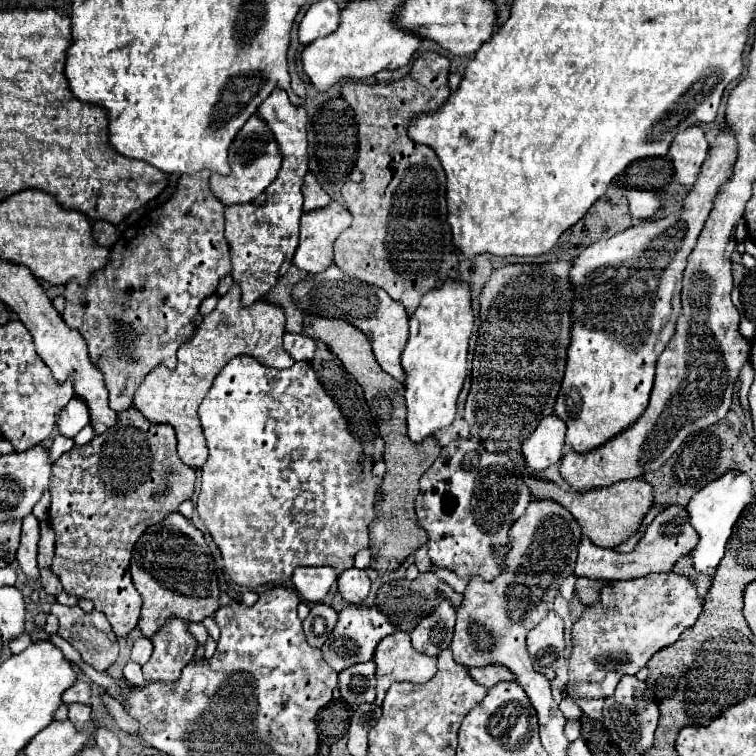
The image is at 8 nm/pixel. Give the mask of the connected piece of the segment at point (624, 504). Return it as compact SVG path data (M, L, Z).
M519 453L517 459L515 459L515 465L519 467L521 475L523 475L523 481L525 485L529 487L529 493L533 499L553 499L557 501L559 505L563 505L573 517L575 521L579 523L581 527L581 533L585 537L589 537L595 545L599 547L617 547L619 543L623 543L641 523L641 519L645 517L647 509L651 507L653 503L653 491L651 491L651 485L641 481L641 479L631 479L631 481L621 481L621 483L615 483L615 485L609 485L609 487L597 487L597 489L587 489L587 491L565 491L561 489L557 483L553 481L545 481L545 479L539 479L535 475L531 475L527 471L527 465L525 465L525 459L523 455Z

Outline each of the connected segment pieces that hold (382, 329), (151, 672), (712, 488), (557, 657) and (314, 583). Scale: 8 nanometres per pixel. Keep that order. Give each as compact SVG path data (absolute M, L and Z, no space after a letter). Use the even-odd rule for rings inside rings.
M331 265L327 271L309 277L307 281L295 285L293 297L301 303L303 311L317 313L323 317L337 317L345 319L351 325L357 325L371 341L373 353L377 363L399 383L407 379L401 367L401 351L409 339L409 325L407 325L407 311L399 301L393 301L383 289L371 287L355 277L345 275L337 265Z
M171 617L153 637L153 655L143 665L147 681L177 681L181 669L193 659L197 641L189 635L185 621Z
M733 471L733 473L725 473L723 477L715 479L713 483L705 485L691 497L691 501L687 505L687 515L689 515L691 527L699 535L699 541L697 541L695 549L689 553L689 557L691 557L693 569L697 573L715 573L715 569L725 553L725 545L727 545L727 539L731 535L735 521L739 519L745 505L751 503L751 499L753 499L753 489L749 487L749 483L751 481L745 473Z
M551 611L529 635L527 647L533 661L533 667L547 679L555 679L557 671L565 665L565 639L563 639L563 621Z
M299 567L293 573L293 585L305 601L319 603L329 593L337 577L339 575L333 567Z

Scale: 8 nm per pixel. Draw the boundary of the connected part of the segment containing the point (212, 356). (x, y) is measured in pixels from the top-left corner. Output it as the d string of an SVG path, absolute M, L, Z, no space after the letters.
M235 283L227 295L223 295L215 307L213 313L203 317L203 323L197 327L197 333L193 335L193 341L187 345L181 345L181 349L177 351L177 367L175 369L167 369L167 367L155 367L145 381L141 383L141 387L137 389L135 397L133 397L133 405L153 423L169 423L175 427L177 433L177 449L179 449L179 457L183 463L191 465L191 467L201 467L207 461L207 443L203 437L203 429L201 429L198 417L198 408L203 401L203 397L207 395L213 379L219 375L219 371L227 365L227 361L231 361L235 355L247 353L257 357L261 363L275 367L275 369L289 369L295 361L289 357L289 353L285 353L283 349L283 333L285 333L285 311L281 305L277 303L269 303L269 301L257 301L249 307L241 305L241 285Z

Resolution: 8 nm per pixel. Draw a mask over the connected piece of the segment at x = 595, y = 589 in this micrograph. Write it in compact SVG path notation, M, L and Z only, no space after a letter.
M579 577L577 583L575 583L575 589L577 589L577 593L579 593L579 597L585 605L595 605L599 601L603 585L605 585L605 581L601 581L601 579L583 579L583 577Z

